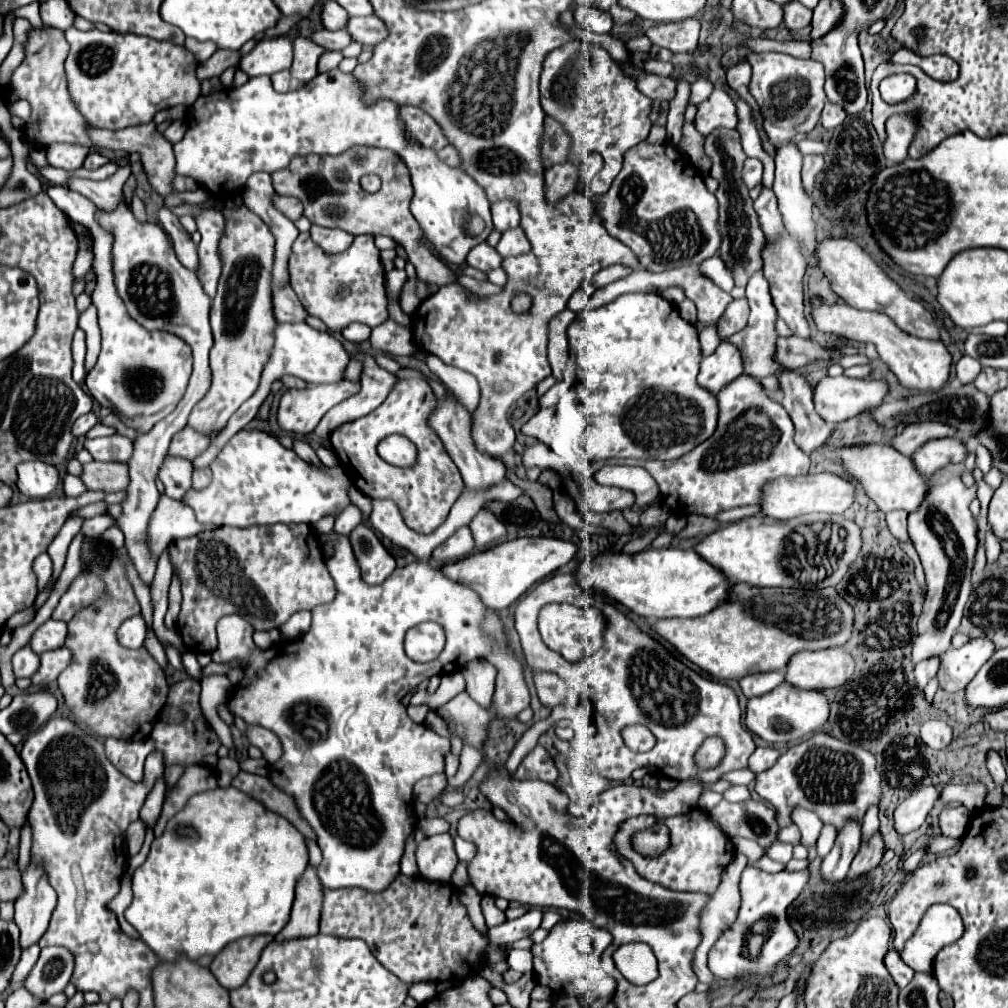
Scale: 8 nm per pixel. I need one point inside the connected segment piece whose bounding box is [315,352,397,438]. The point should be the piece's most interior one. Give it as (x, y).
(377, 383)

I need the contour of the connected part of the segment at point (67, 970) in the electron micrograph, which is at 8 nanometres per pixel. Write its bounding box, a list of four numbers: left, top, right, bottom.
[25,946,75,1000]

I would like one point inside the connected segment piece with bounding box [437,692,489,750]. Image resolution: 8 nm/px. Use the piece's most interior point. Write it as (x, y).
(472, 719)

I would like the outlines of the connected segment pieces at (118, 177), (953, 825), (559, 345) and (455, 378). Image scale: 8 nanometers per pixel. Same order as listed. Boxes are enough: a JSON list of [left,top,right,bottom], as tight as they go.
[[69,164,131,212],[939,806,967,838],[549,308,575,380],[423,352,479,412]]

